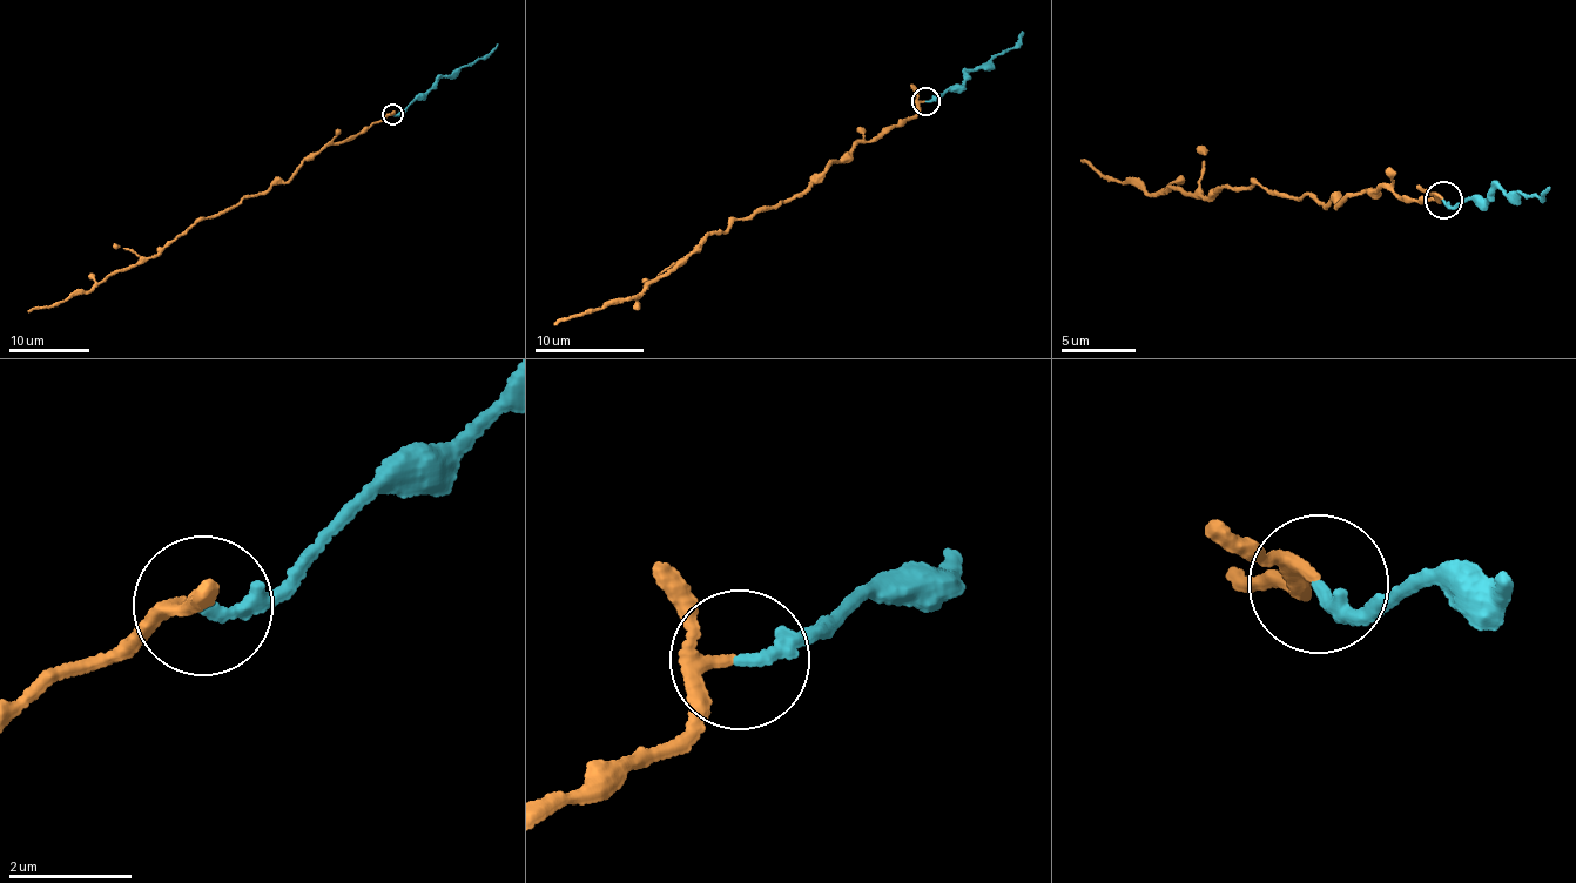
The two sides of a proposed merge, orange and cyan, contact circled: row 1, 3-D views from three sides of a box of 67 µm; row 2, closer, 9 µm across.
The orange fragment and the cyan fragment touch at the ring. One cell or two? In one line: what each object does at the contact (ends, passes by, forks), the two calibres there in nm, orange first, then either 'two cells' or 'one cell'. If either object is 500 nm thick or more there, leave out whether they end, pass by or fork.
orange passes by | cyan ends | 170/200 nm | one cell

